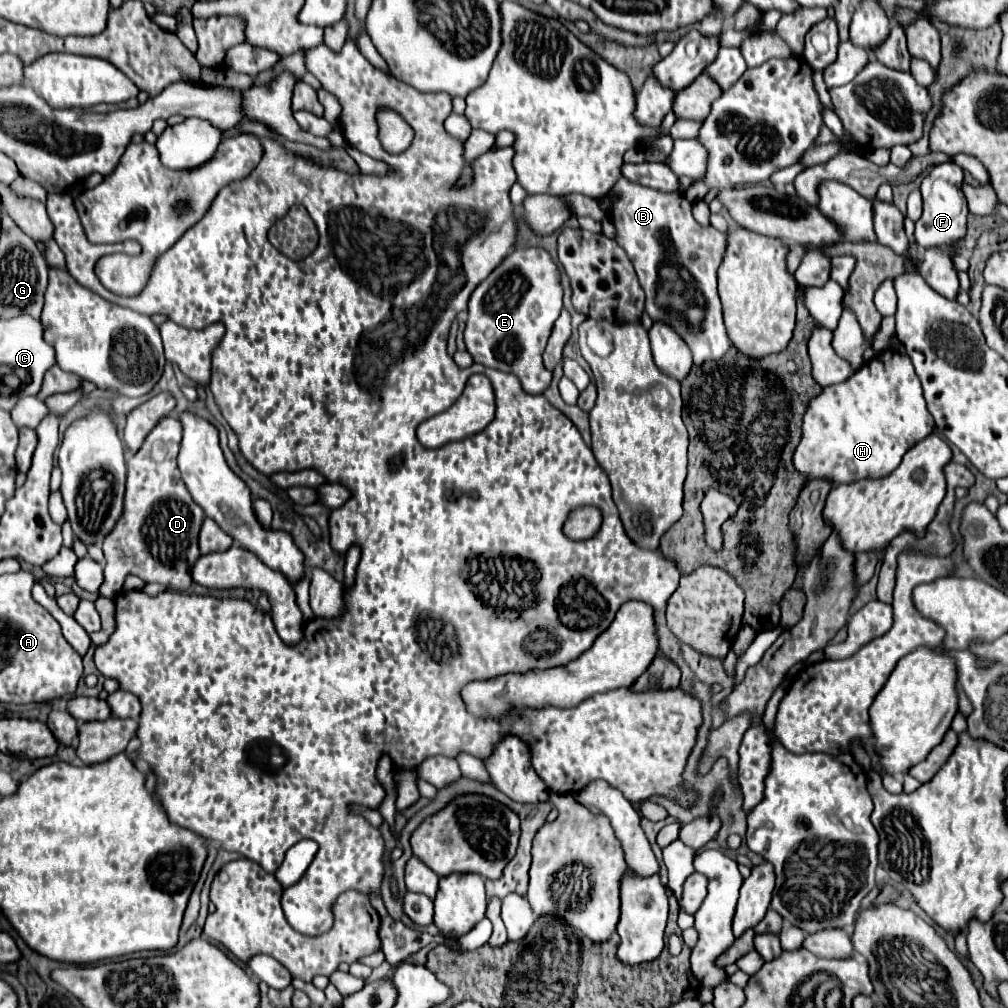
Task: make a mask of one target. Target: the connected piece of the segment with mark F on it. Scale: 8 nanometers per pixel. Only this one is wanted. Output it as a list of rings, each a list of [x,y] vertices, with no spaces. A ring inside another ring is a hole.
[[[940,163],[934,165],[932,171],[924,177],[922,181],[922,201],[924,201],[924,211],[922,217],[916,221],[916,243],[920,247],[936,247],[936,245],[952,245],[966,233],[966,215],[968,215],[968,205],[966,197],[962,193],[962,181],[964,173],[958,165],[954,163]]]

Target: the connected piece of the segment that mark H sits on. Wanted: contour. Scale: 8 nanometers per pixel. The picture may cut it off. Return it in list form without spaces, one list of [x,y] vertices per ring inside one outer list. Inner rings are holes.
[[[886,349],[868,363],[864,363],[848,381],[826,387],[818,397],[808,405],[802,423],[802,441],[794,453],[794,465],[800,473],[814,477],[828,477],[836,483],[850,483],[864,477],[886,477],[902,461],[904,453],[928,433],[932,433],[934,421],[928,413],[920,389],[920,381],[914,373],[912,361],[908,355]]]

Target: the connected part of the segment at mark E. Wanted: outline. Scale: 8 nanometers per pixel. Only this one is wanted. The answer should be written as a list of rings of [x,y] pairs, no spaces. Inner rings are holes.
[[[528,247],[528,249],[514,249],[506,261],[494,269],[472,293],[468,301],[468,321],[464,329],[464,343],[468,353],[472,355],[474,363],[482,363],[486,367],[512,373],[520,379],[526,393],[544,393],[544,389],[552,381],[552,373],[542,363],[542,353],[546,341],[550,337],[552,325],[558,319],[562,309],[562,285],[560,285],[560,269],[552,261],[550,253],[542,247]]]

